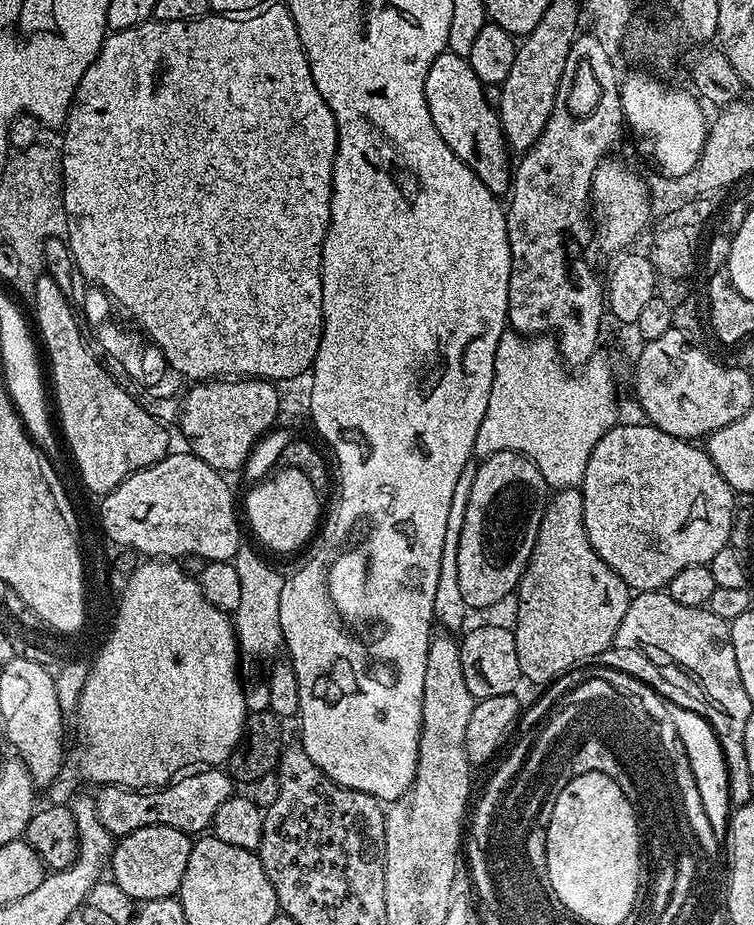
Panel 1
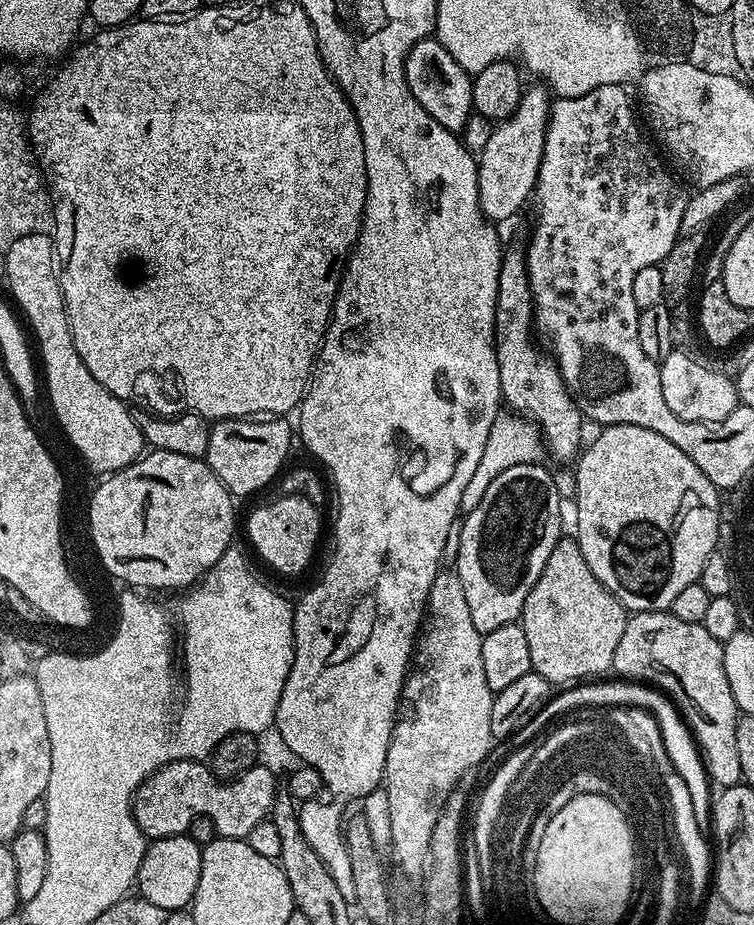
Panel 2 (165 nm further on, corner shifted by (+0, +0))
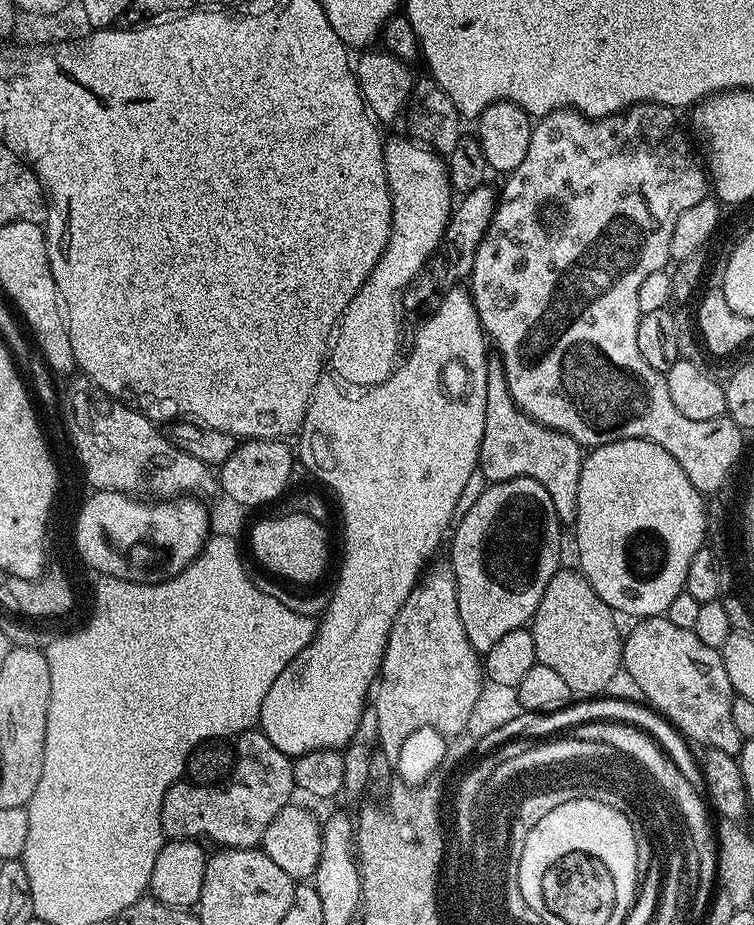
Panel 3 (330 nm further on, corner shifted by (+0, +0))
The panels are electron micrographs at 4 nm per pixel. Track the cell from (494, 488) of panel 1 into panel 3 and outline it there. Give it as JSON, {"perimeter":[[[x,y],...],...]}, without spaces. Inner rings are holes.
{"perimeter":[[[534,478],[489,483],[466,518],[455,525],[450,559],[457,574],[458,612],[476,653],[488,652],[510,630],[531,621],[550,578],[561,567],[560,531],[554,502]]]}

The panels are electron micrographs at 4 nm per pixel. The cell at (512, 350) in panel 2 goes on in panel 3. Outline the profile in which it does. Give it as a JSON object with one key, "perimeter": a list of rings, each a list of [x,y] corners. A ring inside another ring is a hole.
{"perimeter":[[[489,355],[486,426],[482,430],[478,465],[478,471],[484,475],[485,481],[497,484],[510,478],[534,478],[534,482],[542,482],[542,486],[546,486],[546,494],[550,494],[550,502],[554,502],[561,525],[572,526],[578,514],[578,478],[582,474],[585,455],[585,449],[574,442],[574,438],[542,426],[517,408],[512,401],[499,355]]]}

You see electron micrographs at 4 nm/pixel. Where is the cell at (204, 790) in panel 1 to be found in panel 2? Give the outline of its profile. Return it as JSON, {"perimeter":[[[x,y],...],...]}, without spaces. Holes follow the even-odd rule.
{"perimeter":[[[199,759],[164,764],[144,777],[132,793],[134,822],[149,841],[161,840],[163,836],[187,833],[197,812],[217,828],[220,836],[246,838],[271,813],[272,799],[278,790],[271,770],[260,767],[253,766],[235,778],[224,779],[217,778],[207,763]]]}

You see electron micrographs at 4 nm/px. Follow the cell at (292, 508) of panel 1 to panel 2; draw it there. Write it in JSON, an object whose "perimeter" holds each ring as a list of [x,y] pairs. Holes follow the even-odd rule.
{"perimeter":[[[277,495],[277,500],[256,508],[248,516],[248,540],[276,572],[296,576],[312,560],[320,540],[320,511],[304,496]]]}

